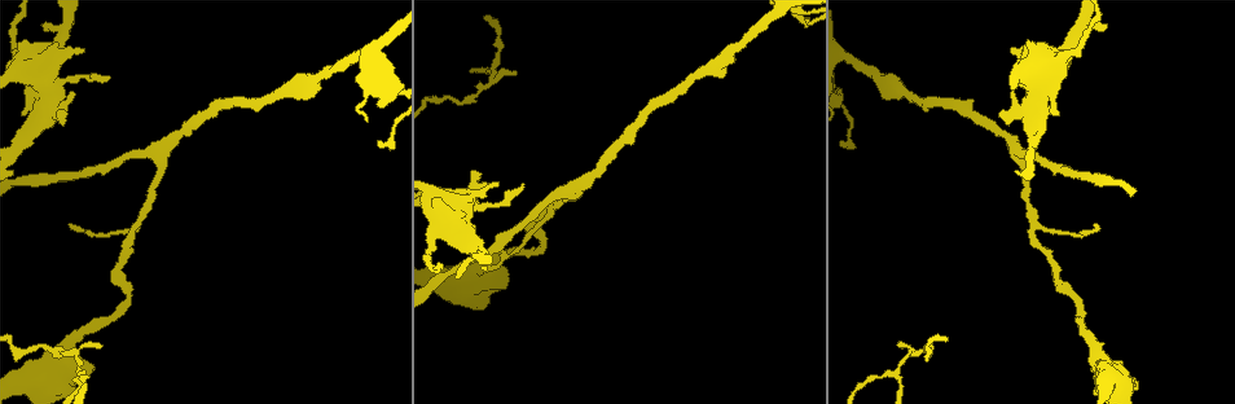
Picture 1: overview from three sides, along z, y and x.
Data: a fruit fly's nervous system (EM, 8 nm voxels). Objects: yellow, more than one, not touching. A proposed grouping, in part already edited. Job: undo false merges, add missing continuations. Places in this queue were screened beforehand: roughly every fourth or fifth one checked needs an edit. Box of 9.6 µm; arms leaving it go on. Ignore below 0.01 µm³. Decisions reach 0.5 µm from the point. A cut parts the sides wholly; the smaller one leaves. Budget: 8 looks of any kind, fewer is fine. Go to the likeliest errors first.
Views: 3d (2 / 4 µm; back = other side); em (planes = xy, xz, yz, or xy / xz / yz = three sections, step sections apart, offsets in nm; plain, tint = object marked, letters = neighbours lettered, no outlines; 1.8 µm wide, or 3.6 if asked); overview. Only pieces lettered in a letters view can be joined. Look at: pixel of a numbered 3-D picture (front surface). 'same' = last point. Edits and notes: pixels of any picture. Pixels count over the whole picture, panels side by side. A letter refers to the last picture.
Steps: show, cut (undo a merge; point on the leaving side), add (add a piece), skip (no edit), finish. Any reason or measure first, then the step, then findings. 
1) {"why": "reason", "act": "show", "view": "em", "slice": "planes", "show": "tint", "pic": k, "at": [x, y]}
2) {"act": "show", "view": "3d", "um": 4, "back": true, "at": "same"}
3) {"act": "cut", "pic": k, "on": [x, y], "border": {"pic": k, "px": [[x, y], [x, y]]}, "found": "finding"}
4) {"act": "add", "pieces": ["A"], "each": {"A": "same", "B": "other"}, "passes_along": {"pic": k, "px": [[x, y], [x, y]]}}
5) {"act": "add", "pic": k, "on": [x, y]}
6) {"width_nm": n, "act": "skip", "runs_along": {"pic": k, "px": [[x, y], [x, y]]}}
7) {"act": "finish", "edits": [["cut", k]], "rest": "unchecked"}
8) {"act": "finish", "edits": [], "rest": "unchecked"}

{"why": "three-way junction", "act": "show", "view": "em", "um": 3.6, "slice": "planes", "show": "tint", "pic": 1, "at": [1021, 155]}

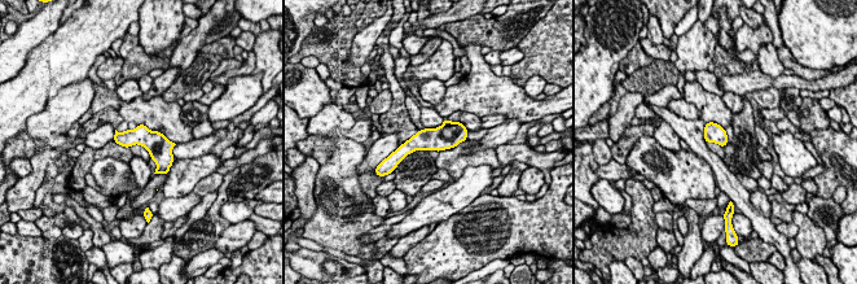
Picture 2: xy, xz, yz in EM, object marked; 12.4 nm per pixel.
{"why": "what lies round it", "act": "show", "view": "em", "um": 3.6, "slice": "planes", "show": "letters", "at": "same"}

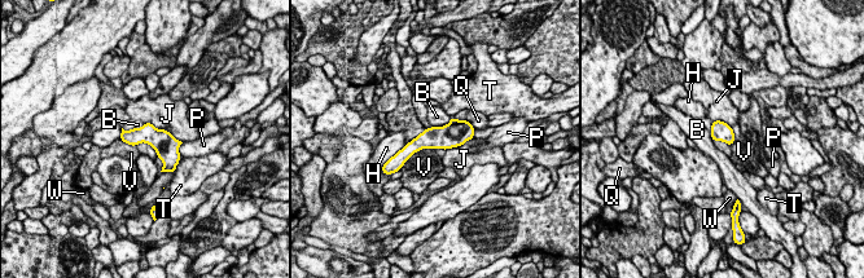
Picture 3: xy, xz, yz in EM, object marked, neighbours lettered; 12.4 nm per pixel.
{"width_nm": 240, "act": "skip", "each": {"B": "other", "H": "other", "J": "other", "P": "other", "Q": "other", "T": "other", "V": "other", "W": "other"}, "found": "all the same cell"}

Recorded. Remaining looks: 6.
{"why": "a fork", "act": "show", "view": "3d", "um": 2, "pic": 1, "at": [495, 68]}

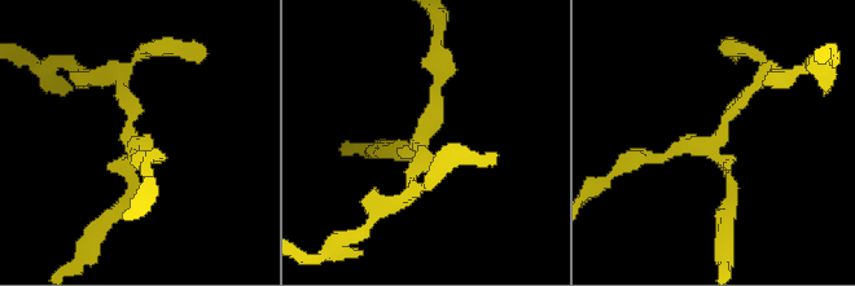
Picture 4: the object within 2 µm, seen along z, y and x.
{"arms": 3, "act": "show", "view": "em", "slice": "yz", "step": 4, "show": "tint", "pic": 4, "at": [709, 139]}

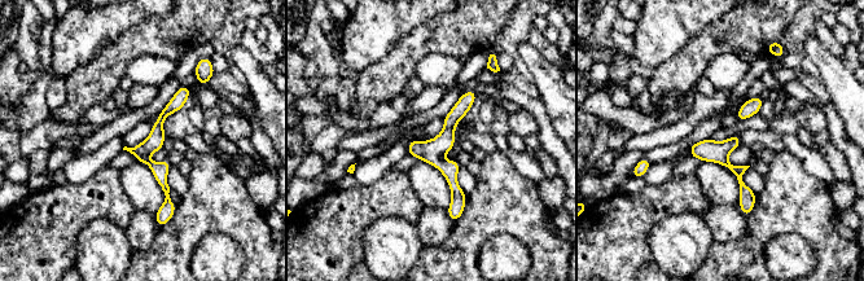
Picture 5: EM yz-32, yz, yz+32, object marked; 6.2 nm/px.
{"why": "another direction", "act": "show", "view": "em", "slice": "planes", "show": "letters", "at": "same"}

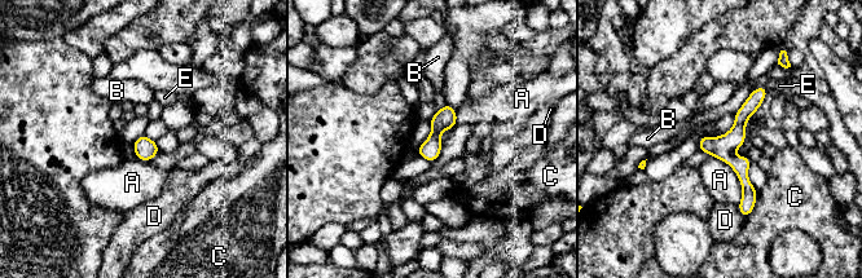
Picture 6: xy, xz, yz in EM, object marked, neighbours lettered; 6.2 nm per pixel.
{"act": "skip", "each": {"A": "other", "B": "other", "C": "other", "D": "other", "E": "other"}, "border": {"pic": 6, "px": [[712, 157], [735, 173], [738, 206]]}, "found": "one cell here"}

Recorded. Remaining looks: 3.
{"why": "stops while still wide", "act": "show", "view": "em", "slice": "planes", "show": "letters", "pic": 1, "at": [1011, 122]}

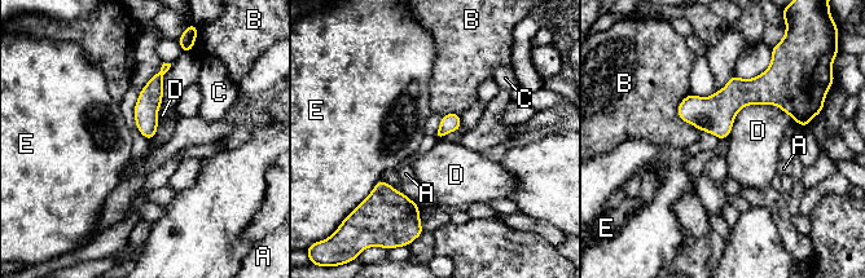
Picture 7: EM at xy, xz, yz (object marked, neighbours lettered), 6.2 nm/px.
{"act": "skip", "each": {"A": "other", "B": "other", "C": "other", "D": "other", "E": "other"}, "runs_along": {"pic": 7, "px": [[680, 110], [777, 95], [800, 119]]}, "found": "no lettered piece goes on from it"}

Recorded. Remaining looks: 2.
{"act": "finish", "edits": [], "rest": "unchecked"}

